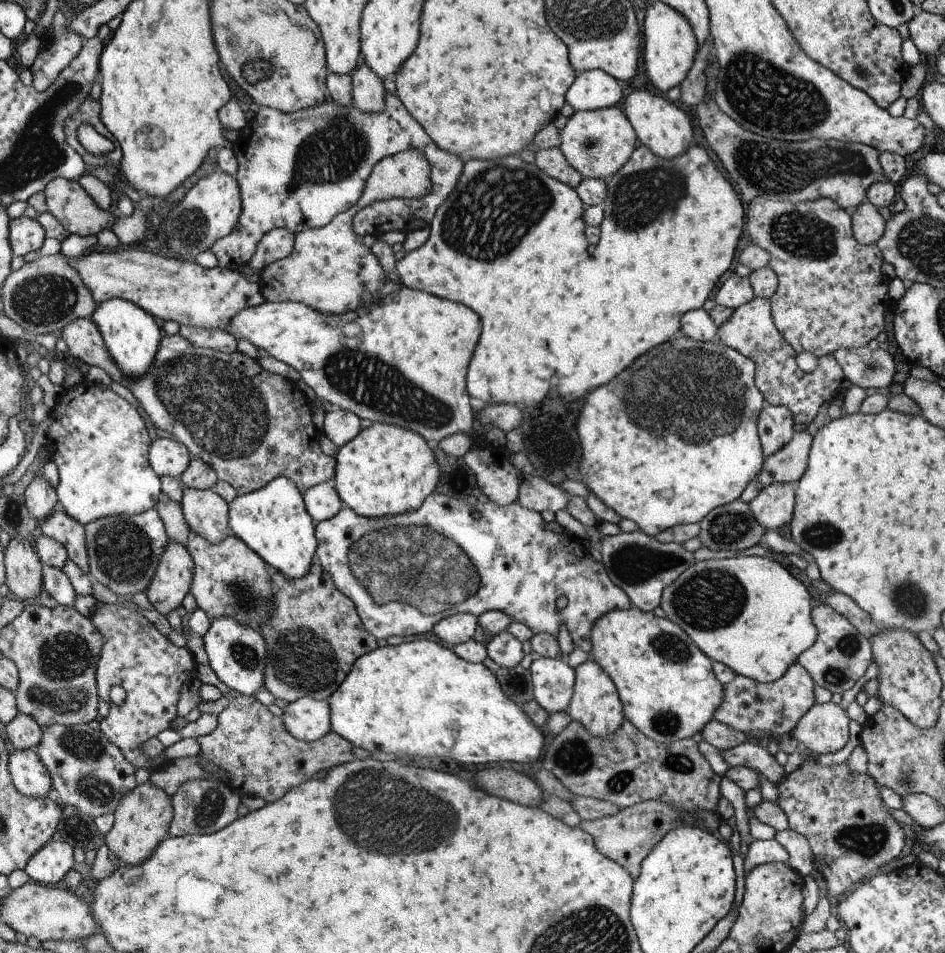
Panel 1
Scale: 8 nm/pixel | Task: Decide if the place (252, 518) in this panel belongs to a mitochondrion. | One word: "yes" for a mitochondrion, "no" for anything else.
no

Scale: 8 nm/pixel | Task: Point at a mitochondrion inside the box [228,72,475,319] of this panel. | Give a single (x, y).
(335, 150)

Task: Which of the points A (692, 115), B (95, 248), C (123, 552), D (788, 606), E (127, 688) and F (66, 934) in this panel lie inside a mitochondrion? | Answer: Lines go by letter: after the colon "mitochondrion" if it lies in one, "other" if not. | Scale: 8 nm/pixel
A: other
B: other
C: mitochondrion
D: other
E: other
F: other

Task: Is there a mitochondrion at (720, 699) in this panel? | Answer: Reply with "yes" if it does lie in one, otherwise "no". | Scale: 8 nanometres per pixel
no

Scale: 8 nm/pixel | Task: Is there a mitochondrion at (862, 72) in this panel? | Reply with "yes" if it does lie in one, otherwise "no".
yes

